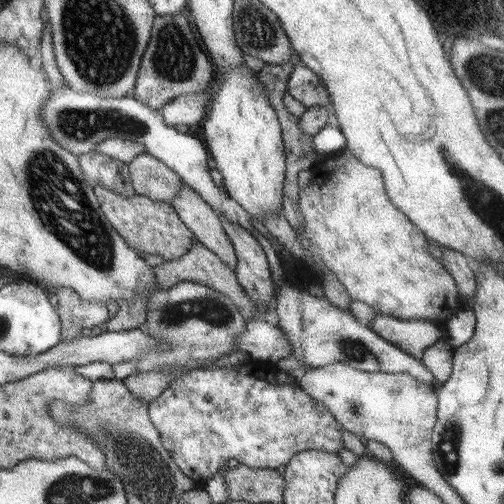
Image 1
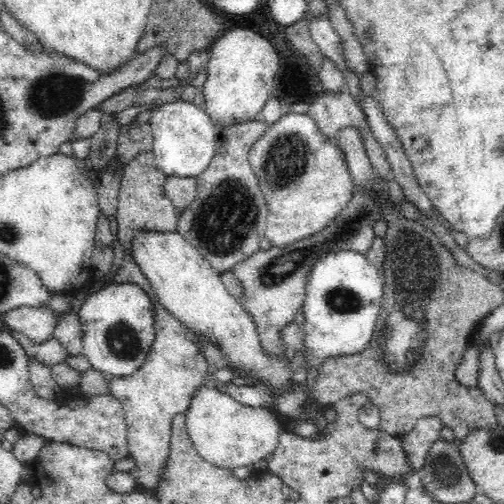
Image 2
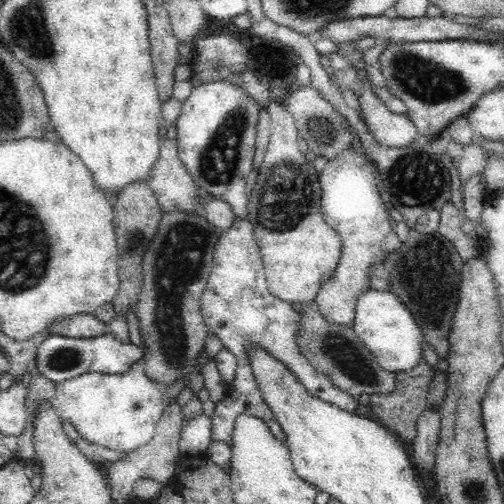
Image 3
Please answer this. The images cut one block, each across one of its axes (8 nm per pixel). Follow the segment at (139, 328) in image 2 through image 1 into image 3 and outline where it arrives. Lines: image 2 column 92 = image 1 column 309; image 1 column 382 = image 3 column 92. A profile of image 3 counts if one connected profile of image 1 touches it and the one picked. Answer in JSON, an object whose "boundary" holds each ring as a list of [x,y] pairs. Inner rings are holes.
{"boundary":[[[106,332],[96,338],[66,338],[66,336],[48,334],[48,338],[40,344],[34,360],[46,380],[50,380],[54,384],[62,384],[66,380],[72,380],[72,378],[88,374],[88,372],[126,374],[142,358],[144,358],[144,352],[138,346],[122,344],[110,332]]]}

